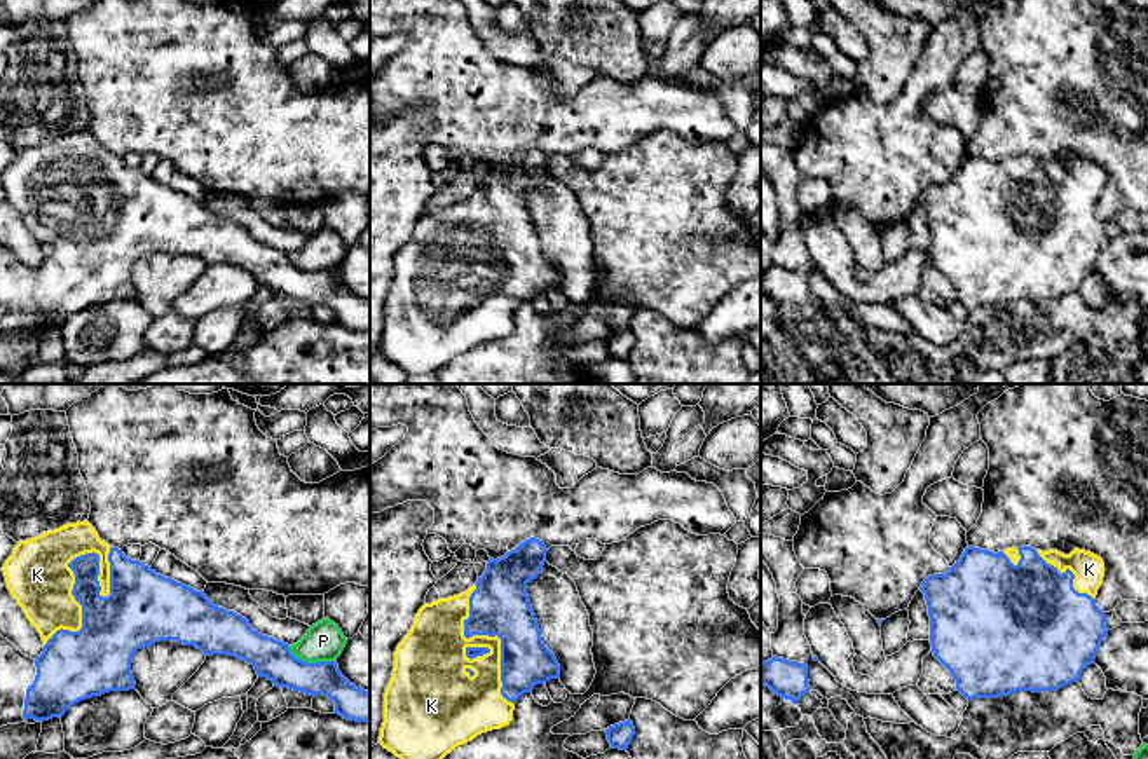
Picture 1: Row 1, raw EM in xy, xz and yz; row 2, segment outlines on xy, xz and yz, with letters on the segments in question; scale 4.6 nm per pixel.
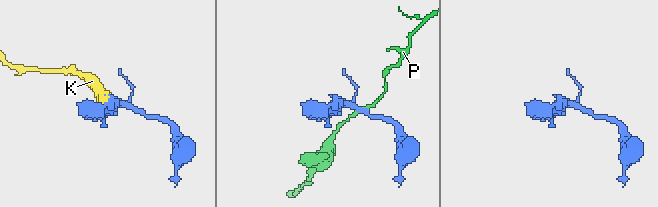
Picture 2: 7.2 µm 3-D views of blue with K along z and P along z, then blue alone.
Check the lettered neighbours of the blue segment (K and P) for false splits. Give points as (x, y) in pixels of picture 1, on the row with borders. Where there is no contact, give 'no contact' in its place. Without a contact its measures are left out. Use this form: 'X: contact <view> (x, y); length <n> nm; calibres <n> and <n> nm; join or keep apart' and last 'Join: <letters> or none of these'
K: contact xy (81, 555); length 550 nm; calibres 180 and 300 nm; join
P: contact xy (309, 663); length 240 nm; calibres 180 and 180 nm; keep apart
Join: K

